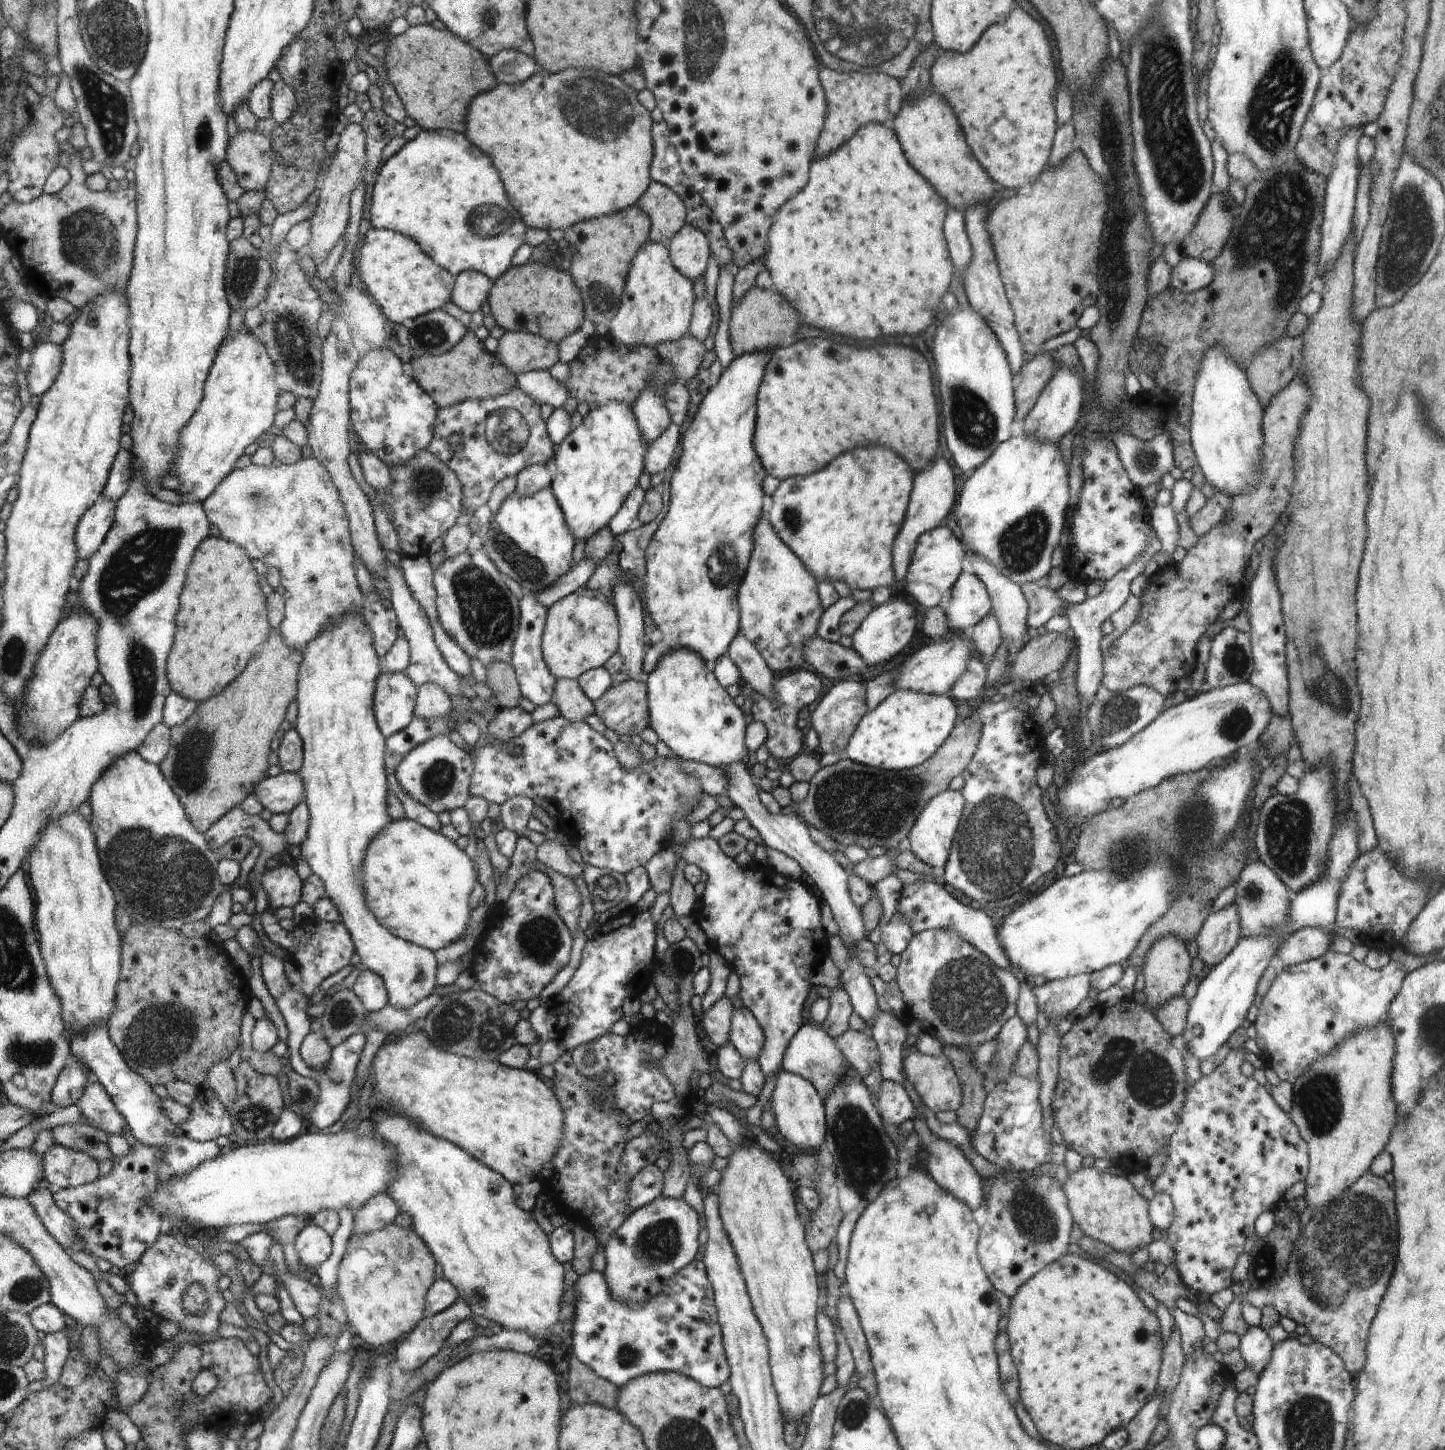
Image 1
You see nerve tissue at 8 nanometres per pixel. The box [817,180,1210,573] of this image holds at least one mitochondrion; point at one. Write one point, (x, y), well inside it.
(973, 425)

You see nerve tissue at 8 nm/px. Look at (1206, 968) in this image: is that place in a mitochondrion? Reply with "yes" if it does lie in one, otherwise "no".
no

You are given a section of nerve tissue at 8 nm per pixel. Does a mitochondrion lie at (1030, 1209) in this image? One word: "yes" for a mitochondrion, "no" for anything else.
yes

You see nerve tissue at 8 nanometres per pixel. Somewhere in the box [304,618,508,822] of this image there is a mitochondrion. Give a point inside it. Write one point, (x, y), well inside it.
(438, 779)

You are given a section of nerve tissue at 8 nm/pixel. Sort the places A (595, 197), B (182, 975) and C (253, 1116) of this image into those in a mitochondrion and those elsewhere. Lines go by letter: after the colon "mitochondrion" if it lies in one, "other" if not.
A: other
B: other
C: mitochondrion

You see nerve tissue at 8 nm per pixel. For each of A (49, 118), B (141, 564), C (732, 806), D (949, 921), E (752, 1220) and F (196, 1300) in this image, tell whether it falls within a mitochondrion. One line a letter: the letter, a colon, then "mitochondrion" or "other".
A: mitochondrion
B: mitochondrion
C: other
D: other
E: other
F: mitochondrion

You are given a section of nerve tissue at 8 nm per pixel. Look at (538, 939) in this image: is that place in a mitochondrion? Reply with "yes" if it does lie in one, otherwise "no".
yes

